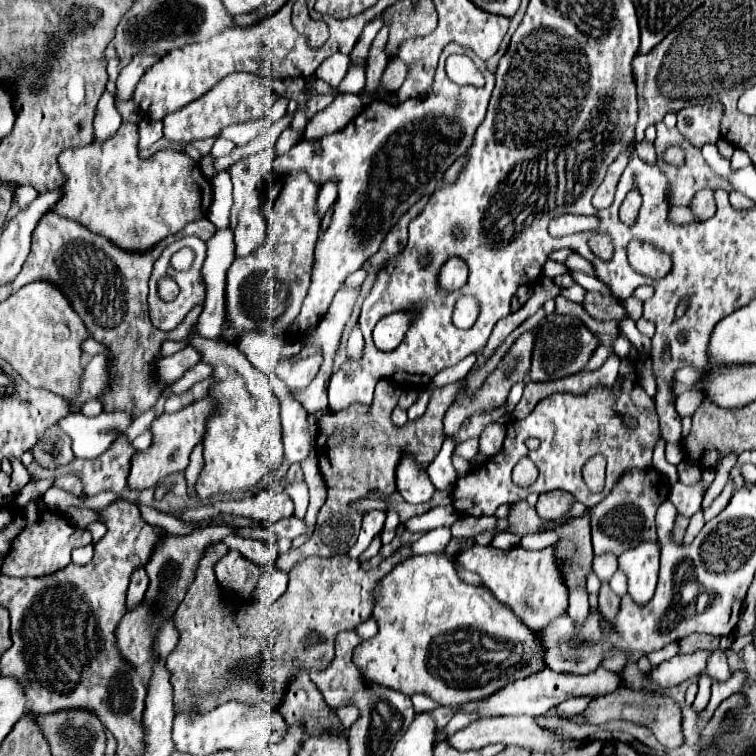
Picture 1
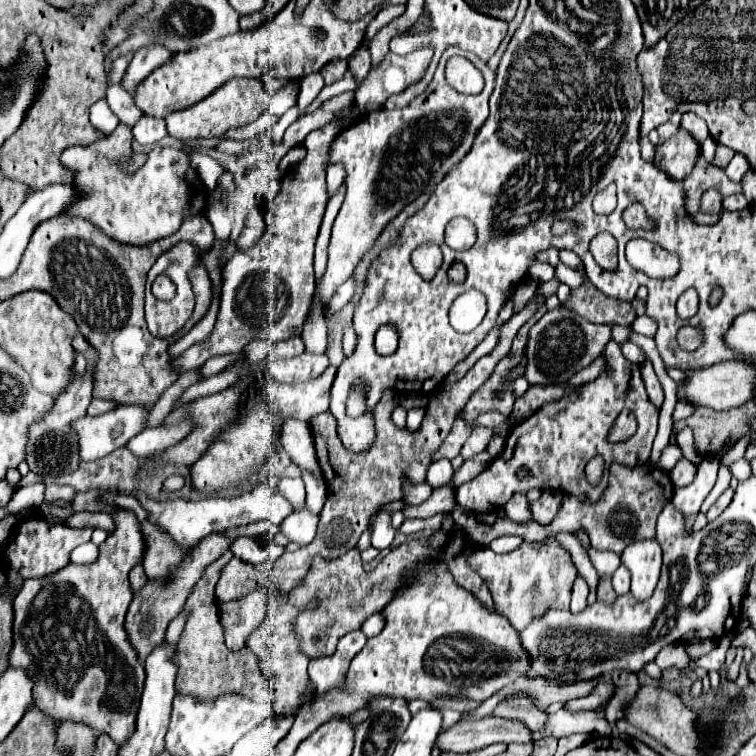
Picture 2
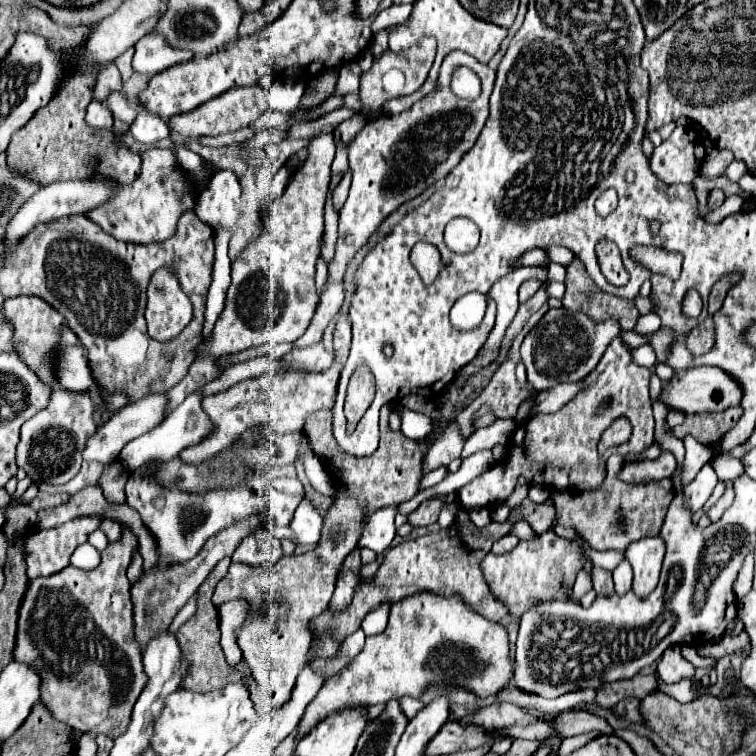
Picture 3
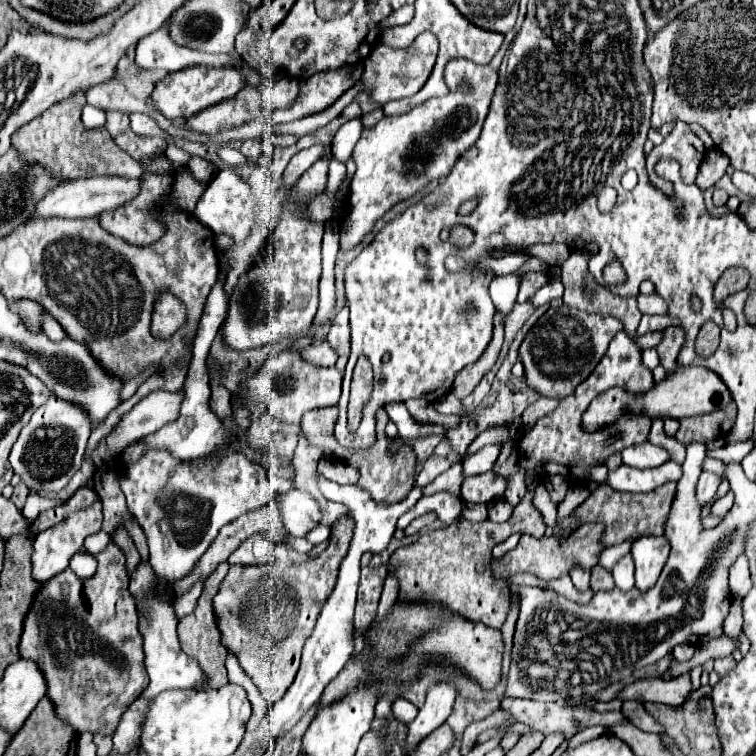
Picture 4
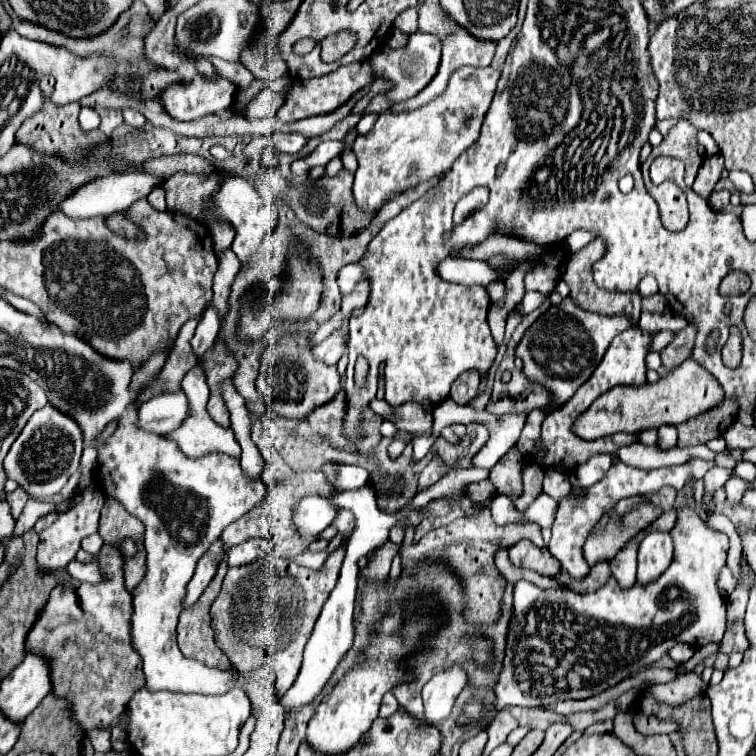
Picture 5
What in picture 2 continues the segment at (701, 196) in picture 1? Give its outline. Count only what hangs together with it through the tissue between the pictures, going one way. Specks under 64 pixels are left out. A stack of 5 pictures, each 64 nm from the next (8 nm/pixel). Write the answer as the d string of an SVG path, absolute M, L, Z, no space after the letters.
M710 188L708 192L704 192L702 196L702 212L718 212L722 206L722 194L714 188Z

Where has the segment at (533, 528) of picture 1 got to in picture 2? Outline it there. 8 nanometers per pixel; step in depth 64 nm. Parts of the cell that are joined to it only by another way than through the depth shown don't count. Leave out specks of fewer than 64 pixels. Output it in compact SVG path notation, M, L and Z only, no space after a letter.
M514 494L514 496L504 504L504 510L506 510L508 518L514 520L514 522L526 522L526 520L530 520L526 494Z

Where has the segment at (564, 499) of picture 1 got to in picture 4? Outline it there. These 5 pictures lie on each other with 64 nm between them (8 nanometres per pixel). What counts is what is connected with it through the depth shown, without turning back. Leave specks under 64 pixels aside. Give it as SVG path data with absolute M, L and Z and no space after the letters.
M526 494L514 508L512 518L504 524L494 524L490 520L472 524L460 516L450 526L430 530L414 544L400 546L392 554L390 572L396 572L402 594L426 594L428 598L446 602L458 616L470 622L482 622L490 628L500 628L508 614L510 594L508 590L502 590L500 580L492 574L492 548L516 532L542 538L544 530L546 526L540 512L532 504L532 494Z

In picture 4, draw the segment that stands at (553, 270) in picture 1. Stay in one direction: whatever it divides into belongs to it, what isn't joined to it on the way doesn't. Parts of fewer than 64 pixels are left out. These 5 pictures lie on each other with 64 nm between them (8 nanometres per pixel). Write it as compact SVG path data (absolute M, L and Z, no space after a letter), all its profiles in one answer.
M516 274L498 276L490 282L490 298L502 314L510 314L514 298L518 296L518 286L520 286L520 276Z

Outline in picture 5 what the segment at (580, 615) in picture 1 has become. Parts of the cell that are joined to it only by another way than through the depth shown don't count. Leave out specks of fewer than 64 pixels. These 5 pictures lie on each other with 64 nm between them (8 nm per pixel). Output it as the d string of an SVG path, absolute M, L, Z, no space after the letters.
M692 460L690 464L684 464L684 466L670 466L670 468L656 468L656 470L640 470L640 468L622 464L622 462L614 464L600 482L596 482L594 486L590 486L586 490L578 490L578 492L570 490L570 494L566 494L560 500L558 514L556 514L556 520L552 524L552 538L548 544L550 554L560 562L562 570L566 570L572 578L576 578L576 580L584 578L588 574L590 566L586 564L586 558L582 554L582 546L584 546L588 534L592 532L592 528L598 524L598 520L604 514L608 514L616 506L618 500L630 498L636 494L646 496L646 494L658 492L664 486L672 486L680 492L690 478L702 480L704 474L712 466L714 466L714 462L706 462L706 460Z

